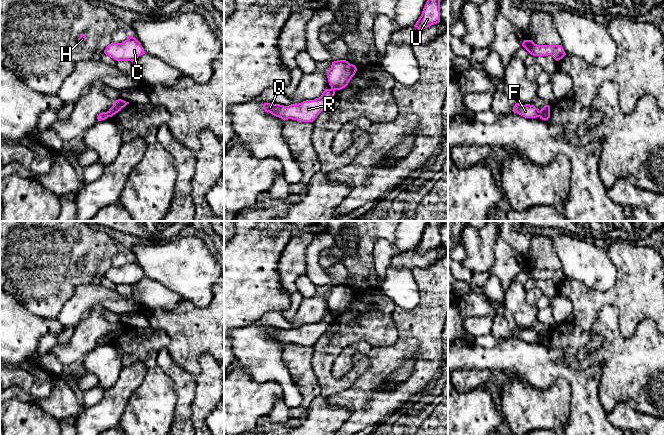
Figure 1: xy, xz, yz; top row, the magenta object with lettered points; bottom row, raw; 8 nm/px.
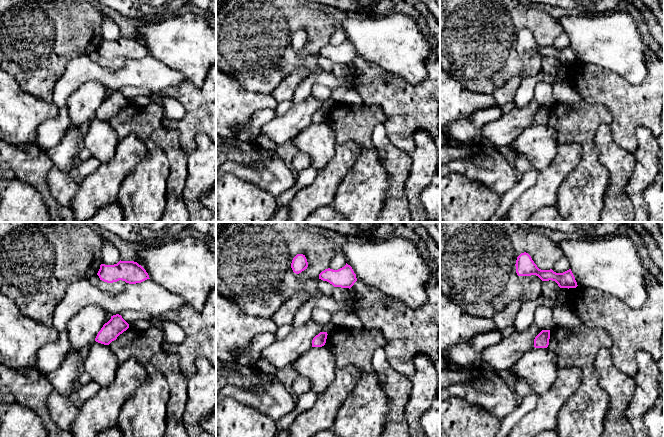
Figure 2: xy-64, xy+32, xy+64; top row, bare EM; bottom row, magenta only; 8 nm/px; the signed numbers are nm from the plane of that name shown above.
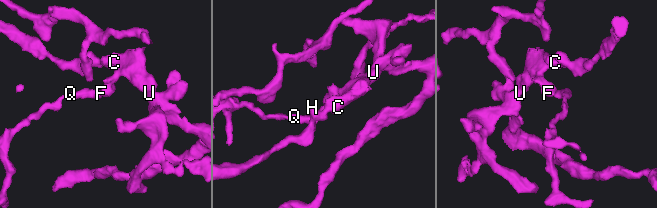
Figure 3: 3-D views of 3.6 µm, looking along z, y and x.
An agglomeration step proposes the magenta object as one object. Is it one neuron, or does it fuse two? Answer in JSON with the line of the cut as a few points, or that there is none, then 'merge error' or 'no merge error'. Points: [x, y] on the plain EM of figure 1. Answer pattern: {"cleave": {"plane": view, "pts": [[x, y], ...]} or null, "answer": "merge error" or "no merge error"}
{"cleave": {"plane": "xy", "pts": [[107, 335], [109, 340]]}, "answer": "merge error"}

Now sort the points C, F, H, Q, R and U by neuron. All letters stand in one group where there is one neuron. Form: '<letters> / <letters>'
C F H U / Q R

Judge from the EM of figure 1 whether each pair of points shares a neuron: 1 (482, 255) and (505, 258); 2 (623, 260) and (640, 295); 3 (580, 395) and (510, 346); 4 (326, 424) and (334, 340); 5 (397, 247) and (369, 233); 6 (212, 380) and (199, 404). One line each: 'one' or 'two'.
1: two
2: one
3: one
4: one
5: two
6: one

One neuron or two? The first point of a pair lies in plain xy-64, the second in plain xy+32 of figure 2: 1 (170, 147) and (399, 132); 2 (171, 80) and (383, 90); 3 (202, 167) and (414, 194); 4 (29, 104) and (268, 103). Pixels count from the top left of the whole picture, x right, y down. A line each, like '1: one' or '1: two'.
1: two
2: two
3: one
4: one

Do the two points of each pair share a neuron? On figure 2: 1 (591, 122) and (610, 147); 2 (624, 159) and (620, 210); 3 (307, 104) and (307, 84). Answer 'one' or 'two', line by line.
1: two
2: one
3: two

